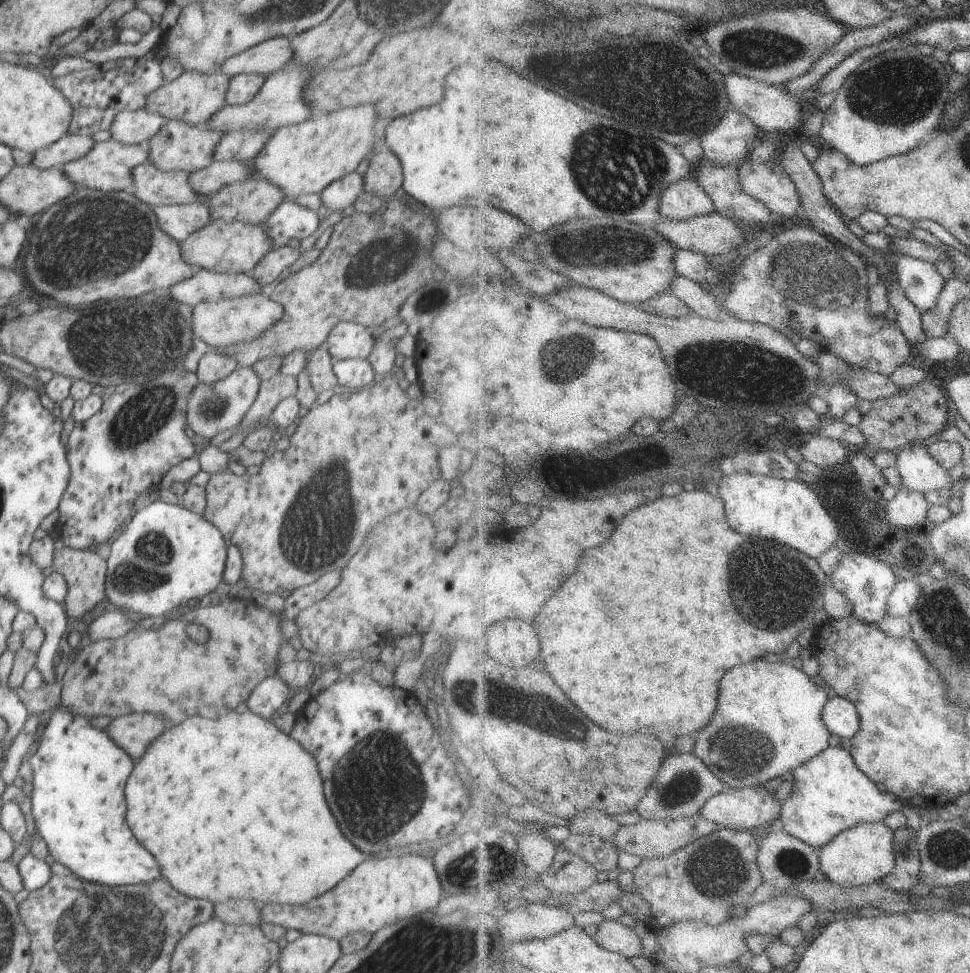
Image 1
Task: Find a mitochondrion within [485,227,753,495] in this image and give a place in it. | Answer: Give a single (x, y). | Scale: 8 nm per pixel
(561, 361)

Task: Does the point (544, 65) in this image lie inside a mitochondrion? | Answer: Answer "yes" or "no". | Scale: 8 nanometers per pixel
no

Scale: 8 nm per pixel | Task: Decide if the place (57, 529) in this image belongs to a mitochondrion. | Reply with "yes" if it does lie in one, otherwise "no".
no

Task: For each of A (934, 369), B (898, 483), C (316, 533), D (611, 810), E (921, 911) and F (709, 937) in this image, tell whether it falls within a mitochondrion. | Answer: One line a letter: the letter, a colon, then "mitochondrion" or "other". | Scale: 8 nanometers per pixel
A: other
B: other
C: mitochondrion
D: other
E: other
F: other

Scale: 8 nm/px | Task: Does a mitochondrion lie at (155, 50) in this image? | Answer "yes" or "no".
no

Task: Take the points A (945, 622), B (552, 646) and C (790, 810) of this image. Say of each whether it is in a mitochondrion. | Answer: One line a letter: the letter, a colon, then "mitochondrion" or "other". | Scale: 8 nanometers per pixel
A: mitochondrion
B: other
C: other

